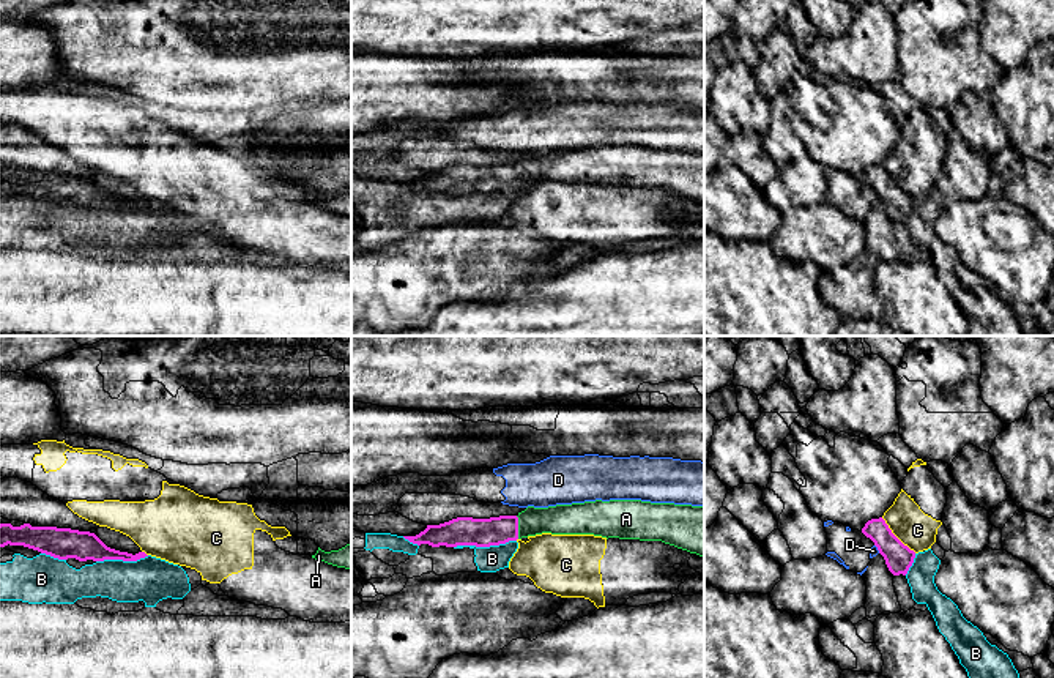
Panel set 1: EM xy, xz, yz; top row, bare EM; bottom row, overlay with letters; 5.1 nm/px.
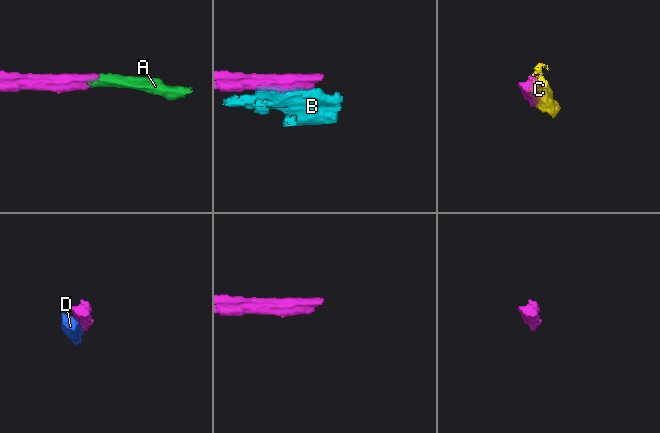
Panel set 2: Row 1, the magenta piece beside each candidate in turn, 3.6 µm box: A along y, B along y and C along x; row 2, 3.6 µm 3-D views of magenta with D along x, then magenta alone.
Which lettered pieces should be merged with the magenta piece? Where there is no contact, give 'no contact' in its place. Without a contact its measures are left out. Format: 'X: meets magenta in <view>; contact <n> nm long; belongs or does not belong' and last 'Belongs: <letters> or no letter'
A: meets magenta in xz; contact 120 nm long; belongs
B: meets magenta in xz; contact 320 nm long; does not belong
C: meets magenta in yz; contact 260 nm long; does not belong
D: meets magenta in yz; contact 50 nm long; does not belong
Belongs: A

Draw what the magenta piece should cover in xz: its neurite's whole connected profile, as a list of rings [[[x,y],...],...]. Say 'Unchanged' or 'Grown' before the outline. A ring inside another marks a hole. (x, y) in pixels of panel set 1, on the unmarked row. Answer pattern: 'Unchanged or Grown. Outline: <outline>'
Grown. Outline: [[[641,147],[528,153],[517,162],[457,164],[403,184],[432,194],[490,194],[542,180],[662,188],[704,203],[704,153]]]

